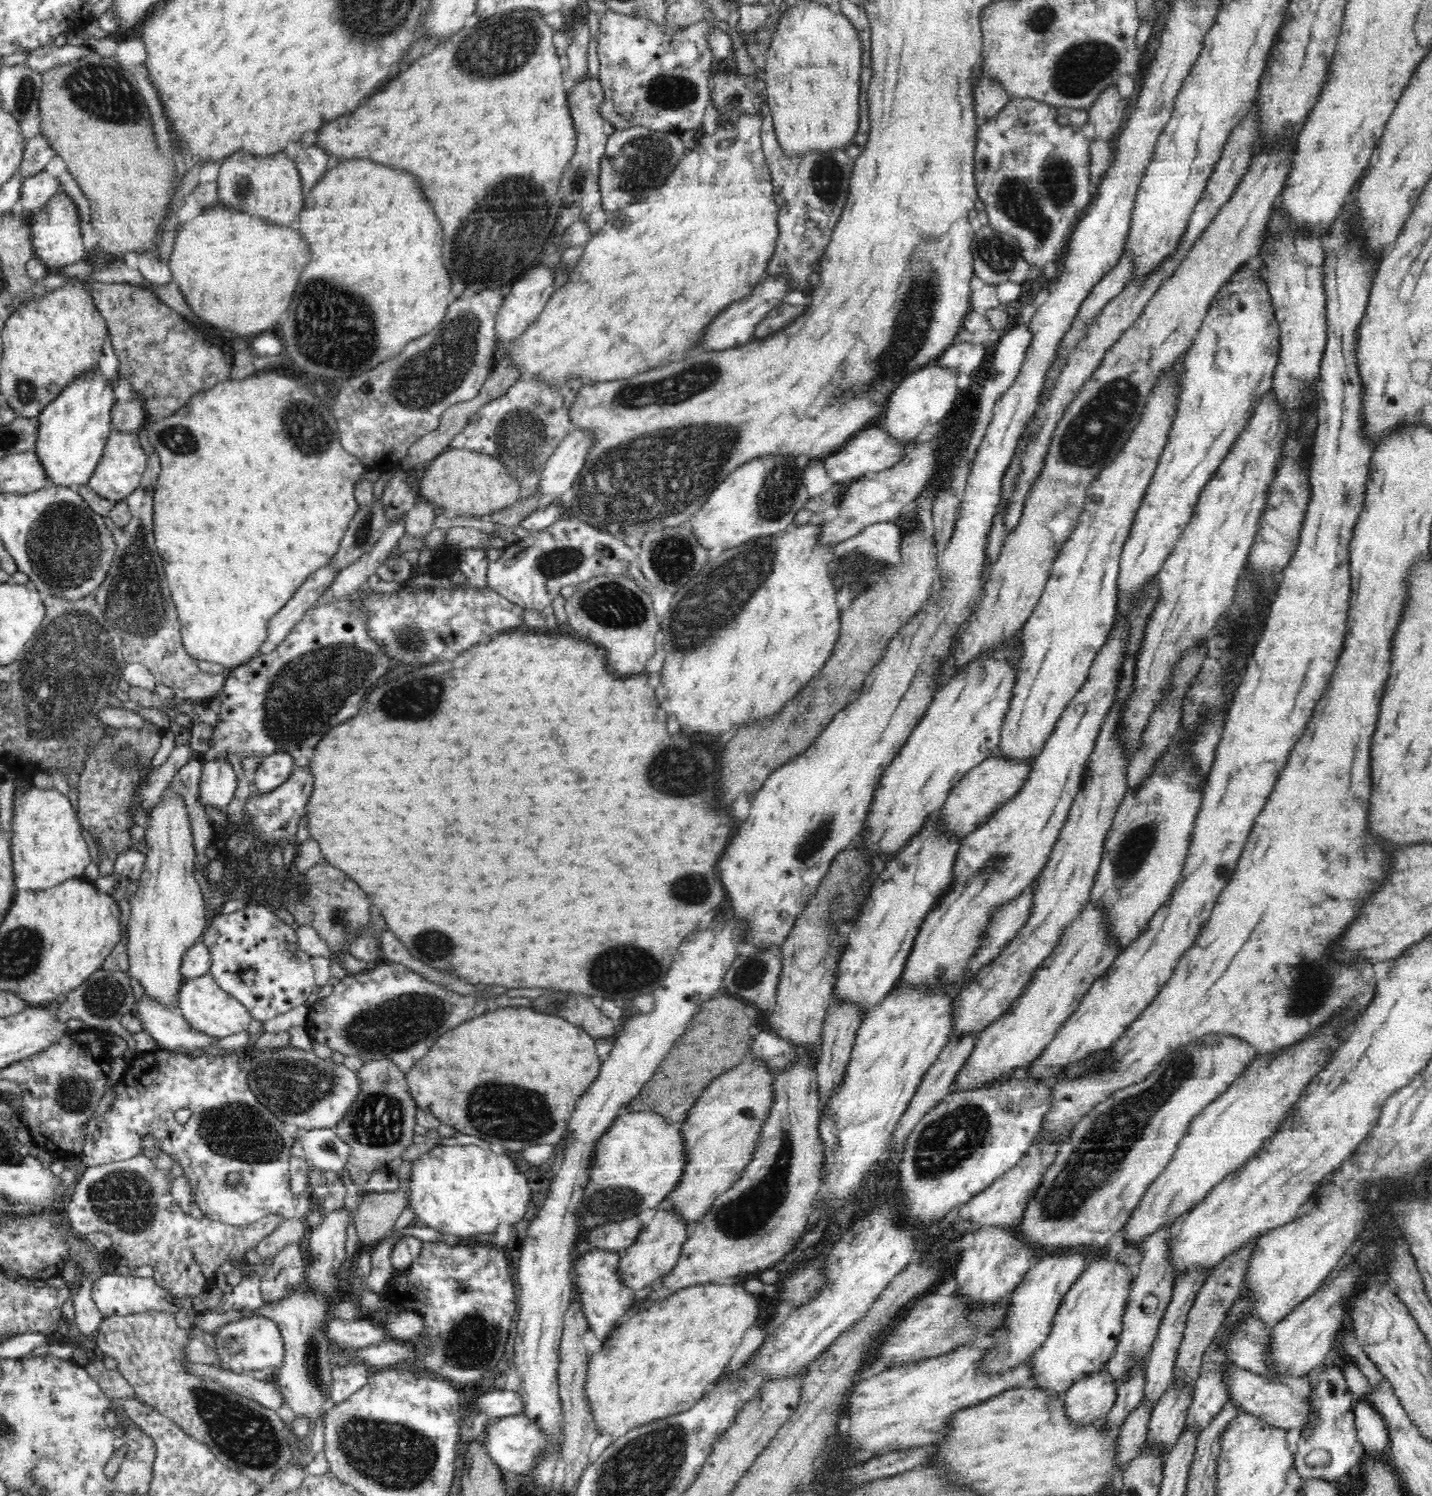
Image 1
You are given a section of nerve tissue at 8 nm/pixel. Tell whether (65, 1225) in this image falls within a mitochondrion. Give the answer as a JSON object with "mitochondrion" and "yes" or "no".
{"mitochondrion":"no"}

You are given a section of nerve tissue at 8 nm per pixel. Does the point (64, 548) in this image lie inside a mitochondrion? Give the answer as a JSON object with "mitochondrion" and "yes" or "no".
{"mitochondrion":"yes"}

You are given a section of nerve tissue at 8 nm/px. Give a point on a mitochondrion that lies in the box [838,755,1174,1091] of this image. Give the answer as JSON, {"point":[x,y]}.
{"point":[1133,847]}

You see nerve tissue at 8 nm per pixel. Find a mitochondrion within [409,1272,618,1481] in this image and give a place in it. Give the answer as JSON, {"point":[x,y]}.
{"point":[470,1343]}

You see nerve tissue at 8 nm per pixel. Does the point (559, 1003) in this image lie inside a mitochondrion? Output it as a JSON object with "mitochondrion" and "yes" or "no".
{"mitochondrion":"yes"}

